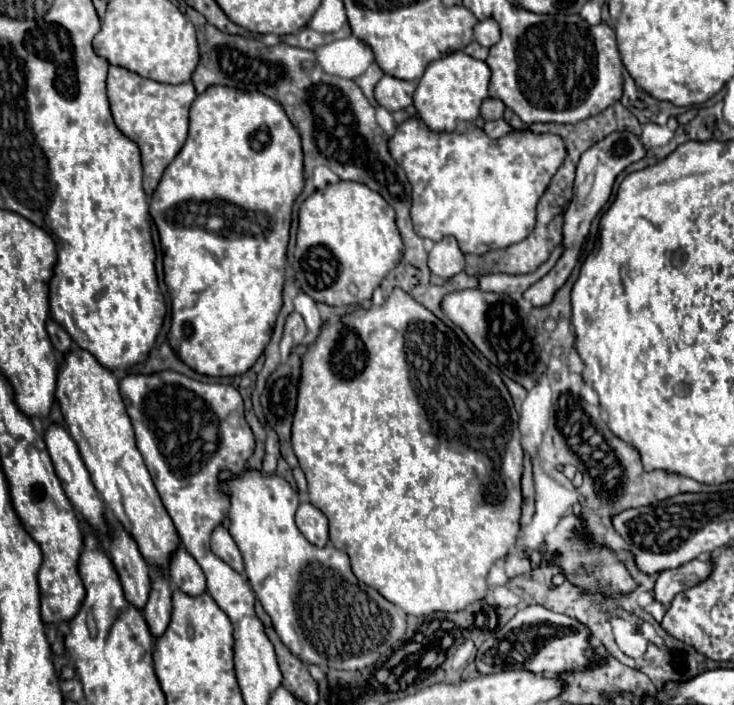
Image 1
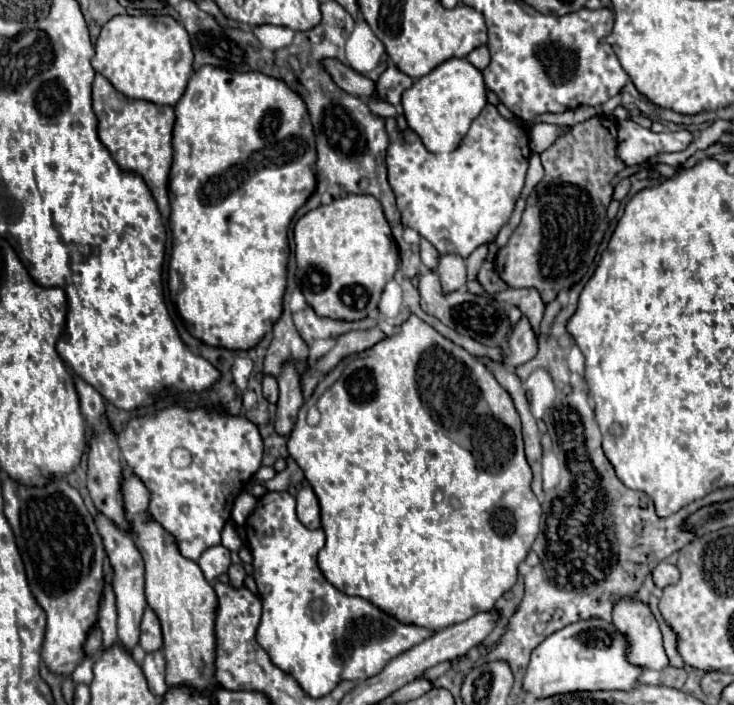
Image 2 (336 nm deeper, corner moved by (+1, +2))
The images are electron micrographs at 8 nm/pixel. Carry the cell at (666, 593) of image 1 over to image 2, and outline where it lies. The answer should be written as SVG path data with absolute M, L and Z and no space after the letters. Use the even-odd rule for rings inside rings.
M660 562L660 564L652 570L652 578L654 578L654 584L656 584L658 588L664 588L664 586L668 586L668 584L678 582L680 574L678 574L678 568L676 568L676 566L672 566L672 564L668 564L668 562Z

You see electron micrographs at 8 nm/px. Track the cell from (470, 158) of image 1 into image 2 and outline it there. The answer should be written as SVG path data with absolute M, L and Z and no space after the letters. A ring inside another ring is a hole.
M486 104L480 116L472 122L462 144L450 154L432 154L426 150L416 132L406 128L390 146L386 154L388 182L396 194L396 204L402 216L402 224L414 228L420 236L430 240L438 254L458 254L468 258L478 246L492 242L500 228L508 222L520 190L524 186L528 158L530 158L530 136L524 128L506 120L496 106Z

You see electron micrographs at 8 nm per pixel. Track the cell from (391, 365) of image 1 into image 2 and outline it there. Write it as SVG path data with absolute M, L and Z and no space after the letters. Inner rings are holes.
M410 316L402 324L402 332L378 342L374 348L354 354L352 360L344 362L344 370L340 380L326 390L326 382L320 382L314 394L302 404L298 412L296 426L288 438L288 452L294 462L302 468L306 480L314 488L320 500L322 512L322 528L326 532L326 544L318 552L318 566L324 578L336 586L340 592L348 596L366 598L370 604L378 606L398 622L424 626L430 630L440 630L452 626L456 622L464 622L466 618L494 608L496 600L508 592L518 578L518 566L528 556L540 524L540 502L530 490L532 470L524 458L524 442L520 430L520 416L514 408L510 394L496 382L494 374L464 348L458 348L442 334L438 334L432 326L428 326L418 316ZM314 406L320 410L322 418L316 426L306 422L308 410Z

